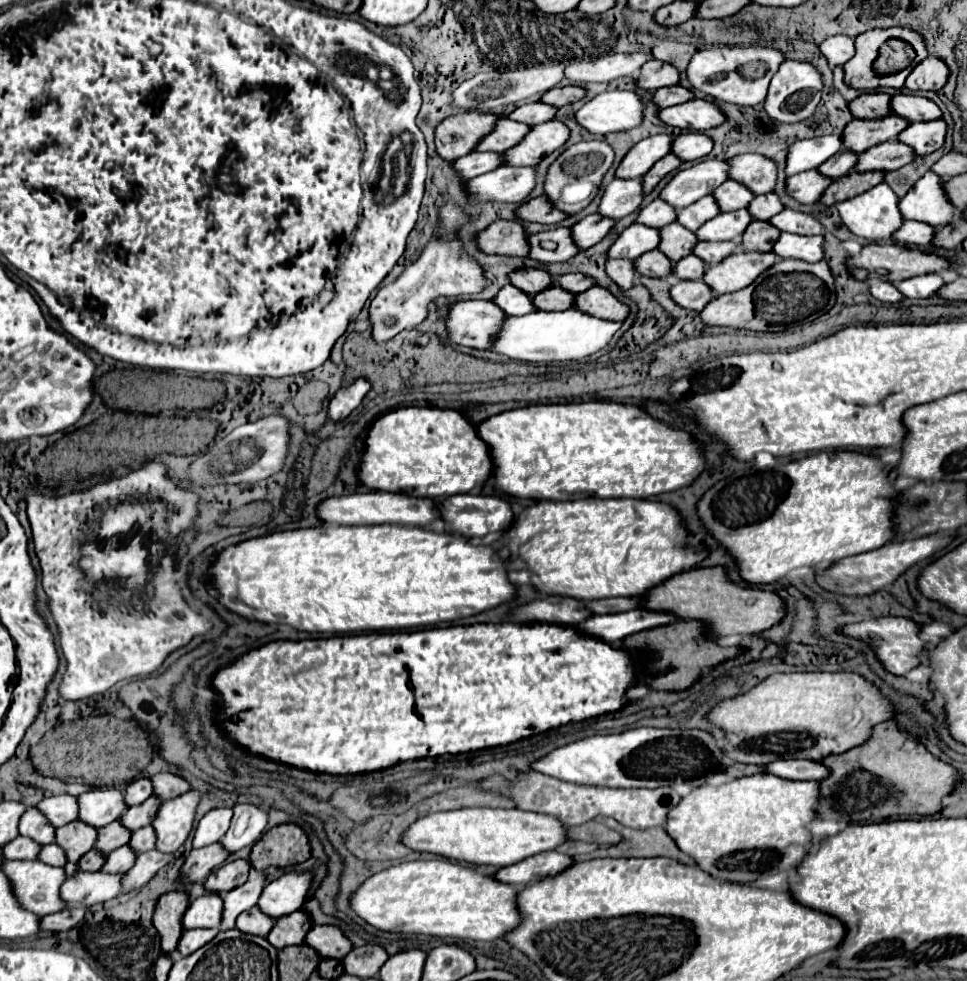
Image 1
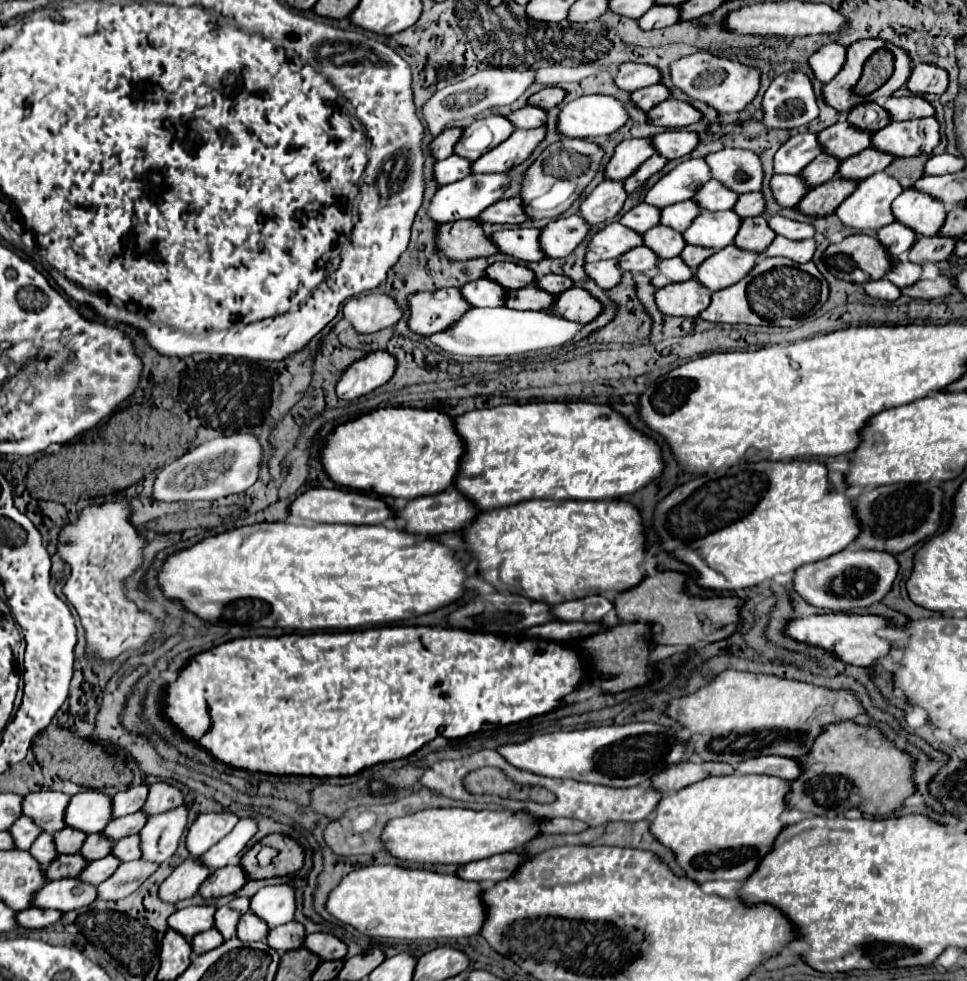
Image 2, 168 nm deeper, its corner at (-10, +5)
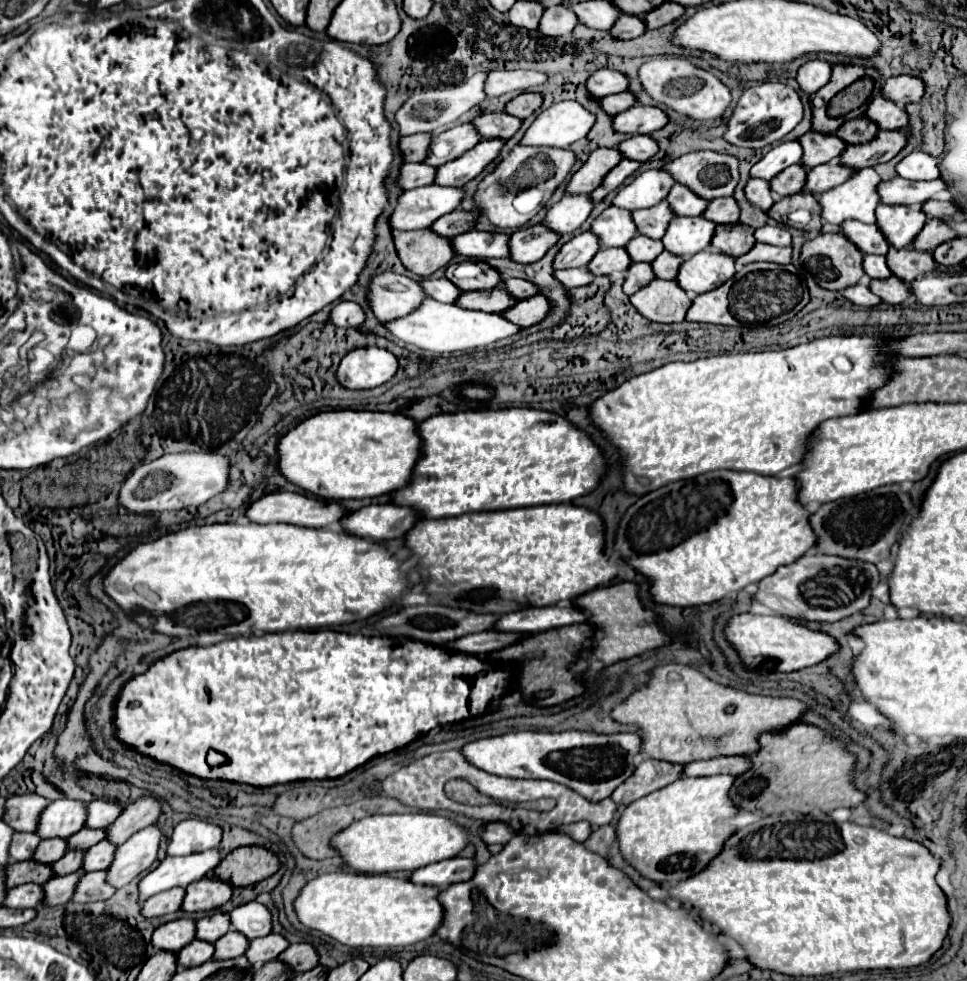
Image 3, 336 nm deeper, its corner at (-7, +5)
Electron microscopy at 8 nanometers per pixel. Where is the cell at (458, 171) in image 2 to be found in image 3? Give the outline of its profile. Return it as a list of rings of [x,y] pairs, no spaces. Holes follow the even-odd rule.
[[[424,162],[422,164],[404,164],[402,176],[400,176],[400,186],[404,190],[412,190],[412,188],[434,184],[436,170],[438,170],[436,166],[428,166]]]

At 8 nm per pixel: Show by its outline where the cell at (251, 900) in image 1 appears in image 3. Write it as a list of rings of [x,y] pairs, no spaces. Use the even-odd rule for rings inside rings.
[[[212,912],[210,916],[204,916],[196,924],[196,938],[206,940],[206,942],[216,942],[230,930],[230,918],[226,912]]]

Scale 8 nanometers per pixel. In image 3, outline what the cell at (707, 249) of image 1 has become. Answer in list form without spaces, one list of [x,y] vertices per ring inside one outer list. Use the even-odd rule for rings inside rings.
[[[662,252],[654,262],[652,262],[652,268],[654,268],[654,274],[658,278],[664,278],[664,280],[674,280],[676,278],[676,270],[680,268],[684,260],[680,256],[674,256],[674,254],[668,254],[668,252]]]

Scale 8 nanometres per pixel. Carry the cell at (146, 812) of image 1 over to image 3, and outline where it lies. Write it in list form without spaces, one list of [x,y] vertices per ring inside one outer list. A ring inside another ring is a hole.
[[[82,828],[80,832],[72,834],[68,838],[68,848],[72,850],[88,850],[90,846],[94,846],[96,842],[104,840],[106,830],[98,830],[98,828]]]

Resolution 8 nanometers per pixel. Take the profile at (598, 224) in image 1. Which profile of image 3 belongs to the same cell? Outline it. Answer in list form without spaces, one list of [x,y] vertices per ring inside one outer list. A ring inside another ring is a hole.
[[[536,224],[526,230],[518,230],[510,238],[510,258],[514,262],[532,264],[540,260],[556,242],[560,240],[560,234],[552,234],[548,226]]]

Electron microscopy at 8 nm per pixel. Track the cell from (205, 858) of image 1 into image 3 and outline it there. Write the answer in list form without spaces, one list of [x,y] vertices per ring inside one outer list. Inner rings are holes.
[[[172,888],[172,890],[164,890],[160,894],[154,894],[152,898],[148,898],[142,904],[142,914],[146,918],[154,918],[154,916],[162,916],[162,914],[172,914],[172,912],[182,908],[184,894],[186,894],[184,888]]]

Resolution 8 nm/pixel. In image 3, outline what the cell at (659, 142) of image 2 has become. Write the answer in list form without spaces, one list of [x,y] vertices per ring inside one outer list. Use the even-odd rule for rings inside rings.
[[[632,136],[628,140],[624,140],[620,146],[620,152],[624,154],[624,158],[630,160],[638,160],[638,162],[646,162],[652,156],[656,156],[656,140],[652,140],[652,136]]]

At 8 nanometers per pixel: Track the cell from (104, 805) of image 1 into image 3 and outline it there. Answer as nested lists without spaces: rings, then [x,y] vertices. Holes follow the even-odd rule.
[[[54,800],[40,816],[36,834],[40,838],[70,838],[84,828],[86,804],[82,800]]]

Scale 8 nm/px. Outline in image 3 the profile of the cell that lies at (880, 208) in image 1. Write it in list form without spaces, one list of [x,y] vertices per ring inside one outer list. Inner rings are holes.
[[[864,168],[848,182],[818,194],[822,218],[832,224],[846,222],[846,218],[860,220],[864,224],[876,224],[876,206],[880,204],[880,196],[876,194],[878,184],[880,178],[874,168]]]

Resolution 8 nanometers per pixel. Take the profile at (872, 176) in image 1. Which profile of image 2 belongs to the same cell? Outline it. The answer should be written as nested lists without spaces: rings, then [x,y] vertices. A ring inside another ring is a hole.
[[[831,178],[821,186],[809,188],[795,208],[805,216],[829,216],[843,202],[843,198],[847,198],[847,192],[855,190],[855,184],[857,182],[847,182],[843,178]]]

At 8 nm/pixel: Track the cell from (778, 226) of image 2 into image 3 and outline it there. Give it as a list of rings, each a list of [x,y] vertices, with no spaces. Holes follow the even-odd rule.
[[[766,224],[766,226],[758,228],[754,238],[756,238],[756,242],[768,242],[774,246],[790,246],[792,244],[792,234],[784,226],[776,226],[776,224]]]

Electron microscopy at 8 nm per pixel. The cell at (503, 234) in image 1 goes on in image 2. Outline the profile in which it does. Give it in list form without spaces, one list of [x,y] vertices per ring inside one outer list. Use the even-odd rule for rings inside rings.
[[[457,220],[437,228],[437,250],[447,260],[471,260],[497,254],[495,246],[487,242],[487,234],[475,220]]]

